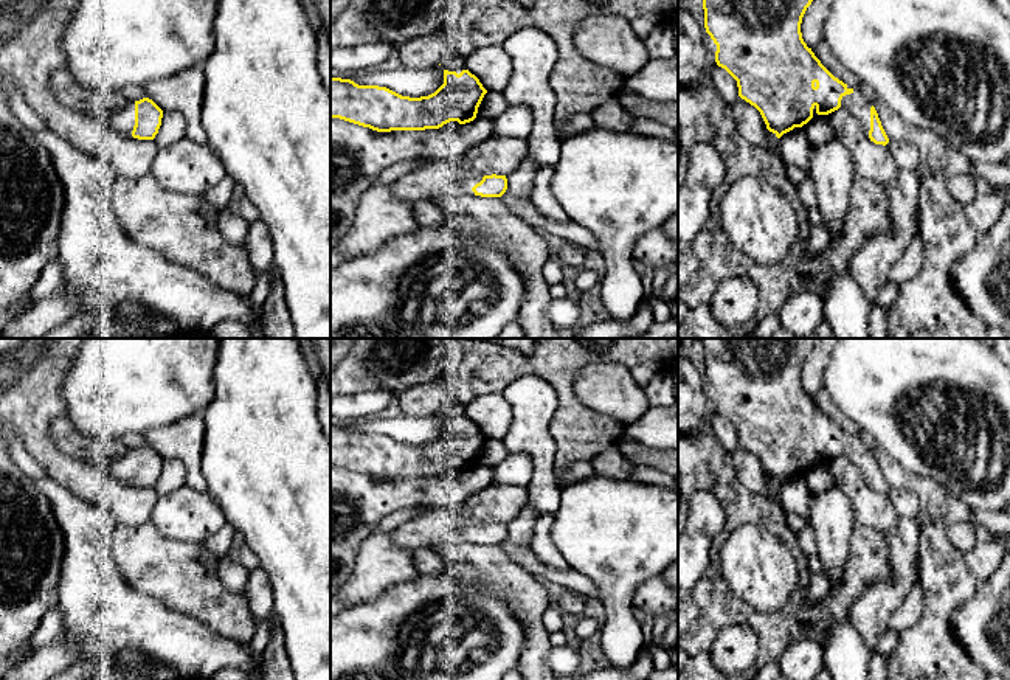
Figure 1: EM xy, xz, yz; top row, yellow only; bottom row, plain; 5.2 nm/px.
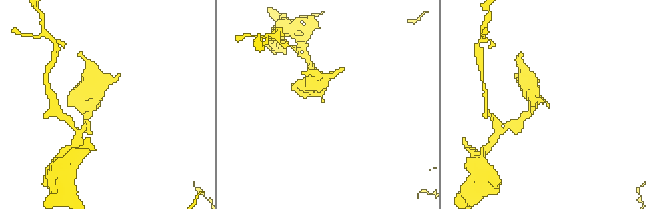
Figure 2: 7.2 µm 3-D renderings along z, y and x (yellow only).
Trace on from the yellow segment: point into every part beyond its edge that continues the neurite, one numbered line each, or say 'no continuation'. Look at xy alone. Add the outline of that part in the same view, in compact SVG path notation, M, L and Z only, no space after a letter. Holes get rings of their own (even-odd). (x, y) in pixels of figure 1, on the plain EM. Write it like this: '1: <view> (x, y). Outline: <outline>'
no continuation

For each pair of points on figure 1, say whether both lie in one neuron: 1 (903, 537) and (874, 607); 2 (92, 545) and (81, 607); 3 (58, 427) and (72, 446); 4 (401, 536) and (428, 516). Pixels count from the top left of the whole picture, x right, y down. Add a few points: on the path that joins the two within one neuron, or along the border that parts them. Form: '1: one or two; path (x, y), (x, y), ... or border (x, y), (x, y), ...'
1: one; path (903, 555), (903, 579), (891, 592)
2: one; path (89, 561), (89, 592)
3: one; path (62, 432), (70, 441)
4: one; path (407, 536), (422, 522)

